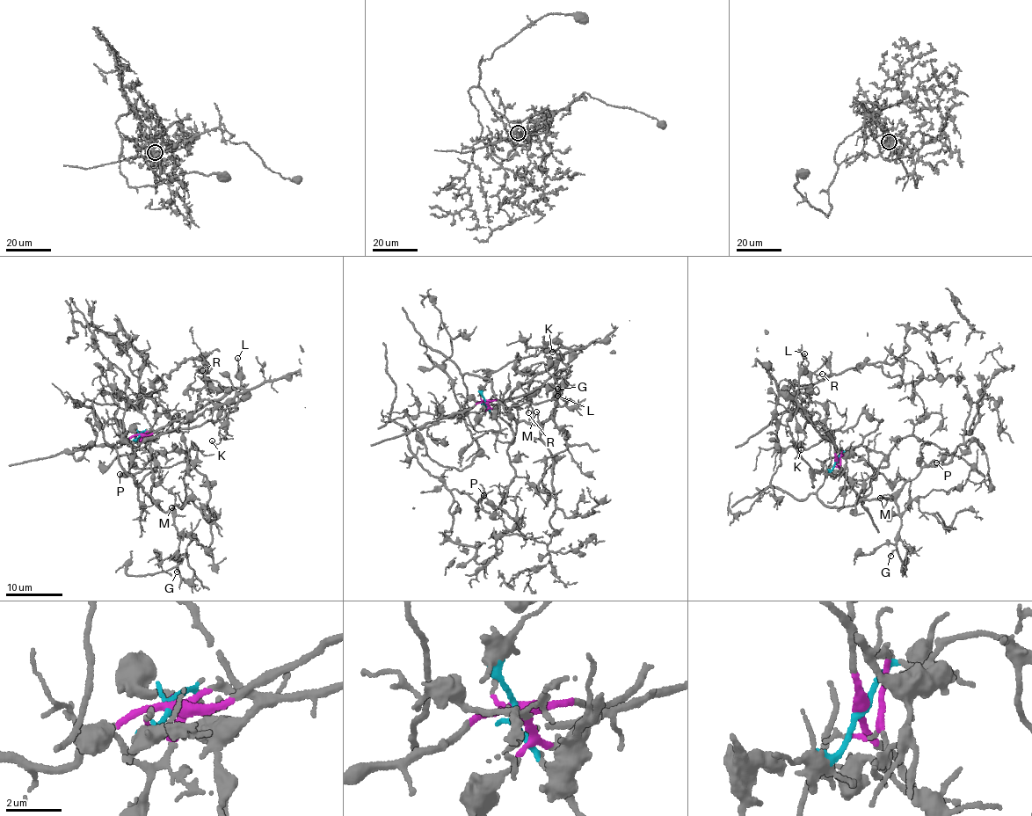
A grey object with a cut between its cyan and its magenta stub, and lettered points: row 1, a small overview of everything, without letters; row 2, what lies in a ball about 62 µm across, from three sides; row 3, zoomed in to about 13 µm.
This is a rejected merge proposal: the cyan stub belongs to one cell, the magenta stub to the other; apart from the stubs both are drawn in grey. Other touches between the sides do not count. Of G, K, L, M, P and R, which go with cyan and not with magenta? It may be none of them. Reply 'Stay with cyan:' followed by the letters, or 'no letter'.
Stay with cyan: G, M, P

